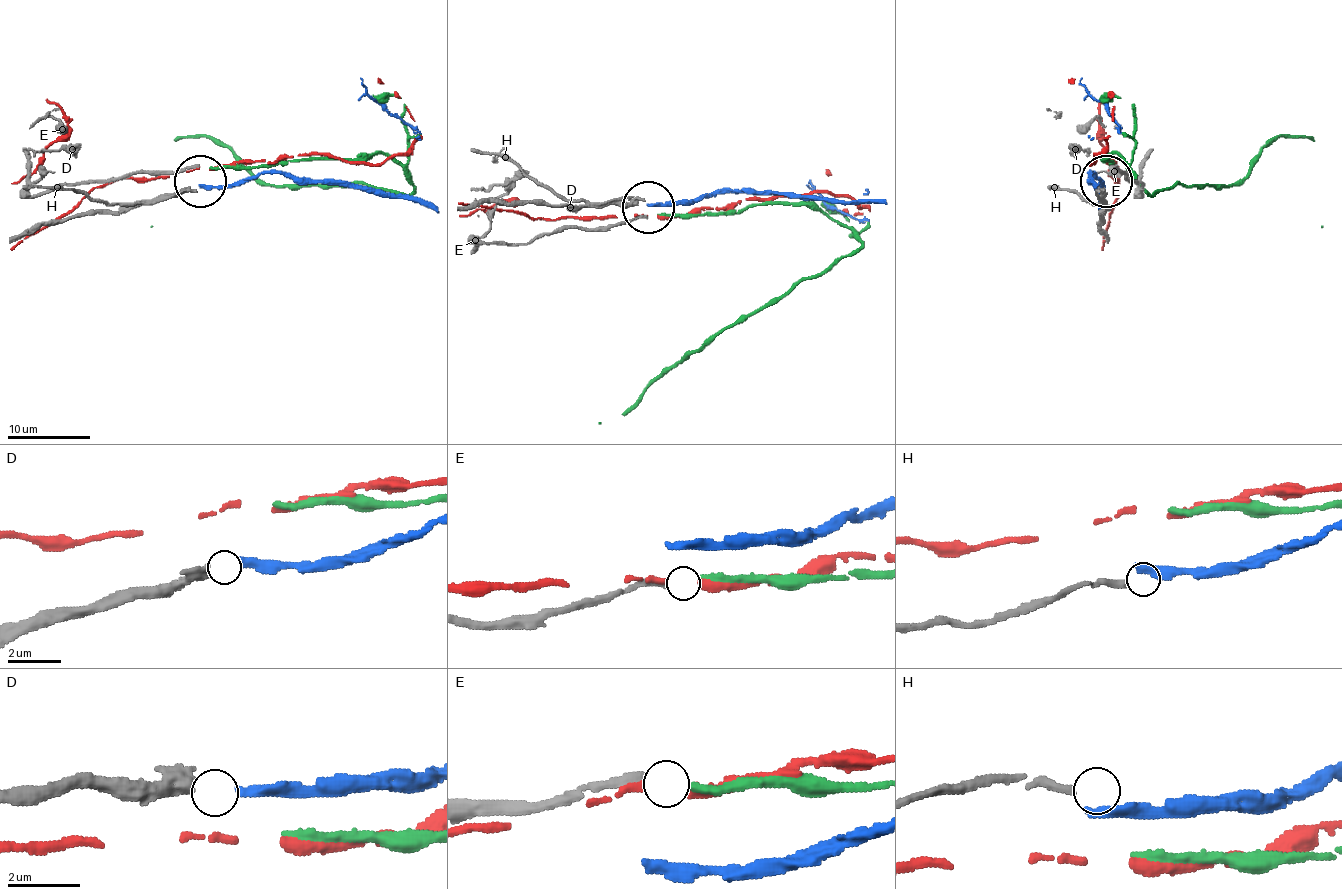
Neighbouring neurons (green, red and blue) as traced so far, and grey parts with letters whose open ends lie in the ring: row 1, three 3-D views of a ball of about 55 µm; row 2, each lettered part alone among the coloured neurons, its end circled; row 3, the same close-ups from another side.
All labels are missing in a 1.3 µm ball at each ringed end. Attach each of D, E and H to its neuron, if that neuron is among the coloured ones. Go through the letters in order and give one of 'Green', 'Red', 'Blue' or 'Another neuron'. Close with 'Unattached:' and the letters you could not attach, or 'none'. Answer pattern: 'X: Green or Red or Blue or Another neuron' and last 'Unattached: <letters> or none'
D: Blue
E: Green
H: Another neuron
Unattached: H

